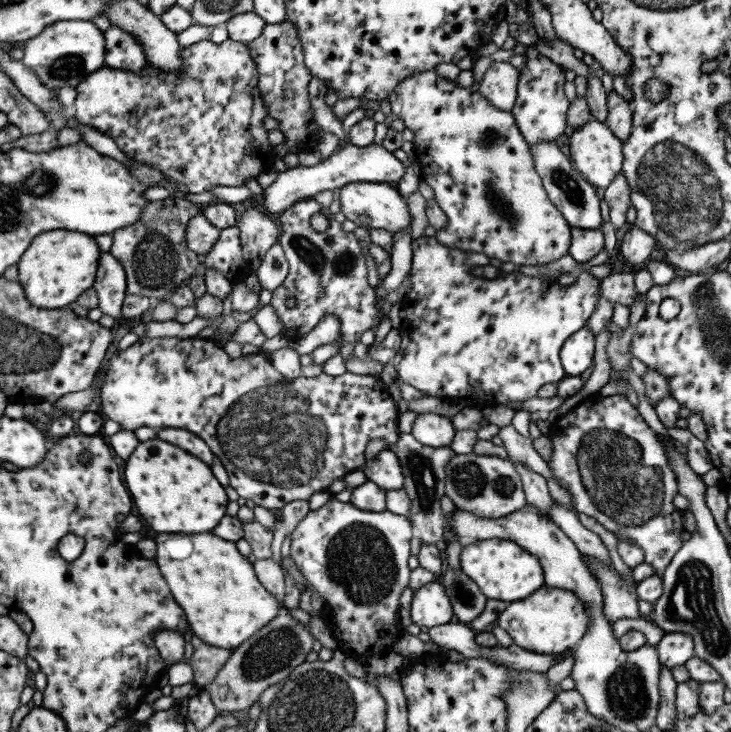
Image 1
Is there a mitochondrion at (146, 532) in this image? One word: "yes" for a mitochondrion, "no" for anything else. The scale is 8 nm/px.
no

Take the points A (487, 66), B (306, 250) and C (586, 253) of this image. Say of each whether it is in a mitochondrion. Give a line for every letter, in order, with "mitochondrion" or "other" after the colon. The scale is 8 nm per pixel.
A: other
B: mitochondrion
C: other

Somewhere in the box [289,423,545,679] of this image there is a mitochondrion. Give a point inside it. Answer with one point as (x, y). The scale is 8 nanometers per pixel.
(360, 560)

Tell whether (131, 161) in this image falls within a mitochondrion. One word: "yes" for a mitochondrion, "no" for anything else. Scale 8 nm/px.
no

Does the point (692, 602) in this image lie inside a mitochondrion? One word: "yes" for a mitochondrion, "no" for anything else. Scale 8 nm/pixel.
yes

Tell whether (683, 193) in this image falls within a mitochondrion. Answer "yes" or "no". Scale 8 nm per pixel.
yes

